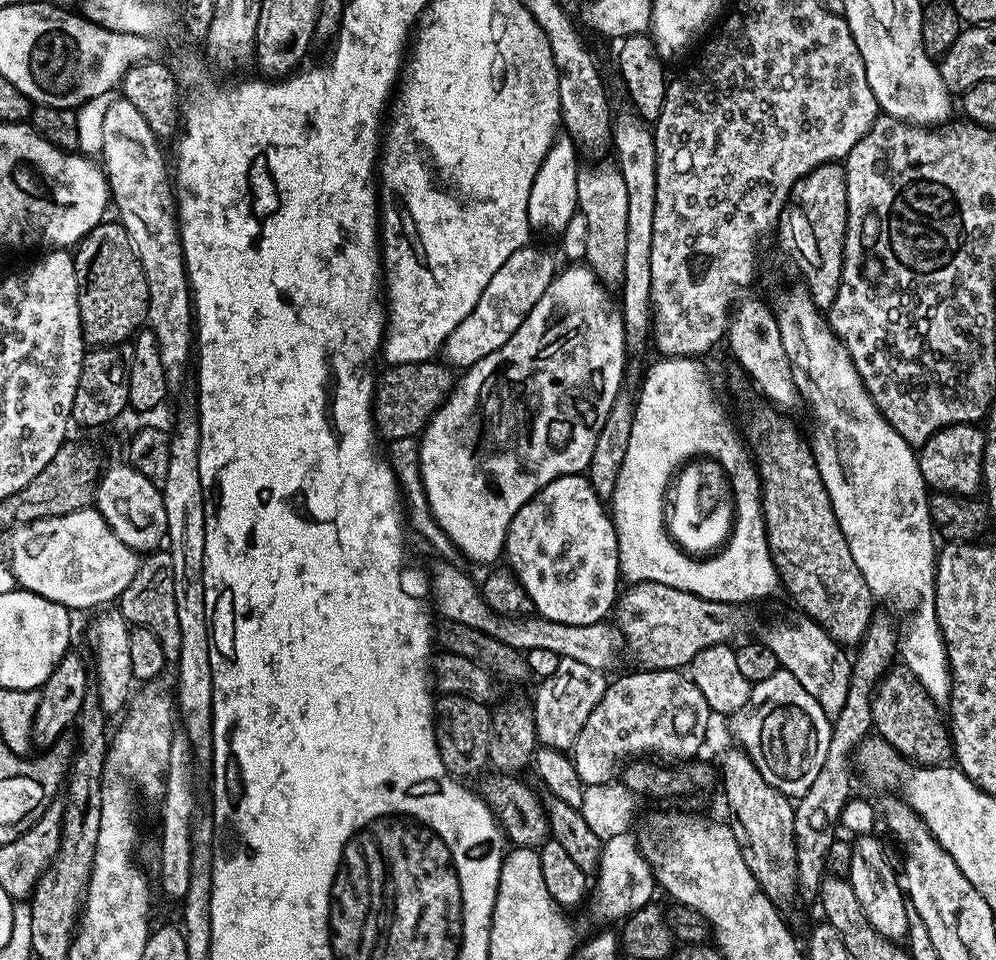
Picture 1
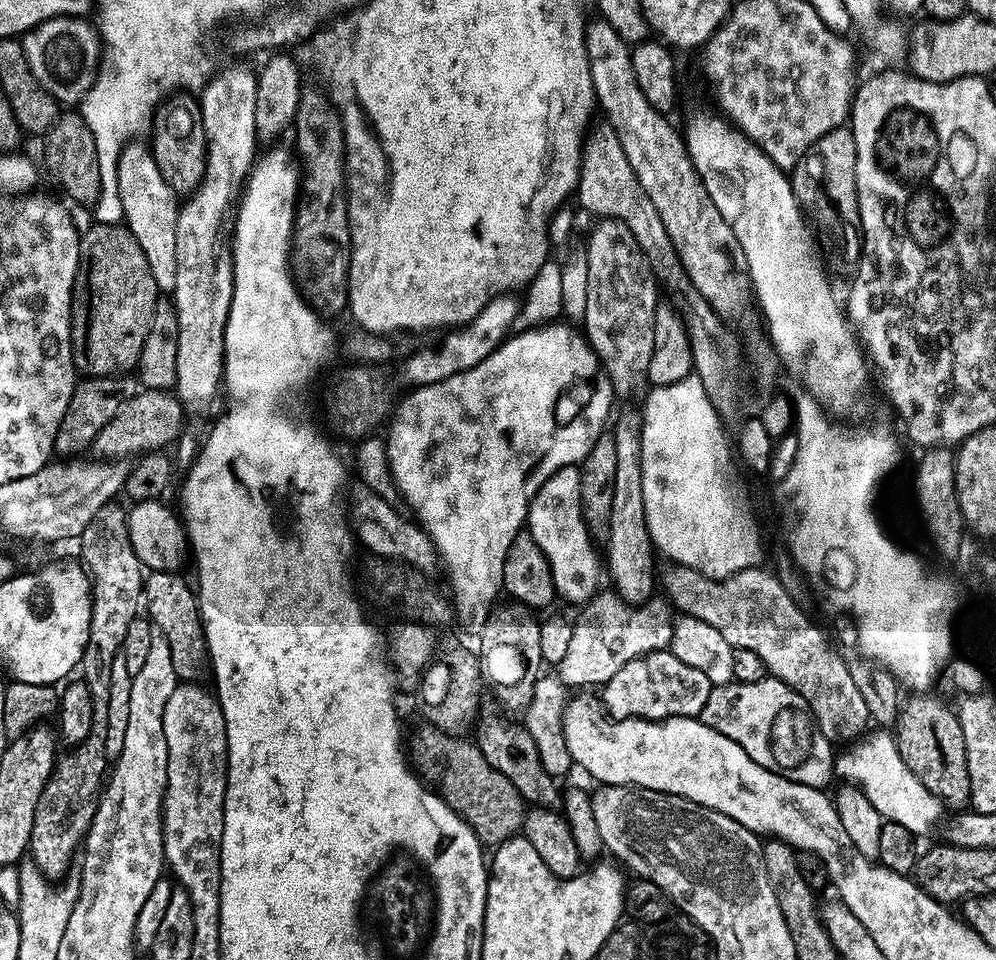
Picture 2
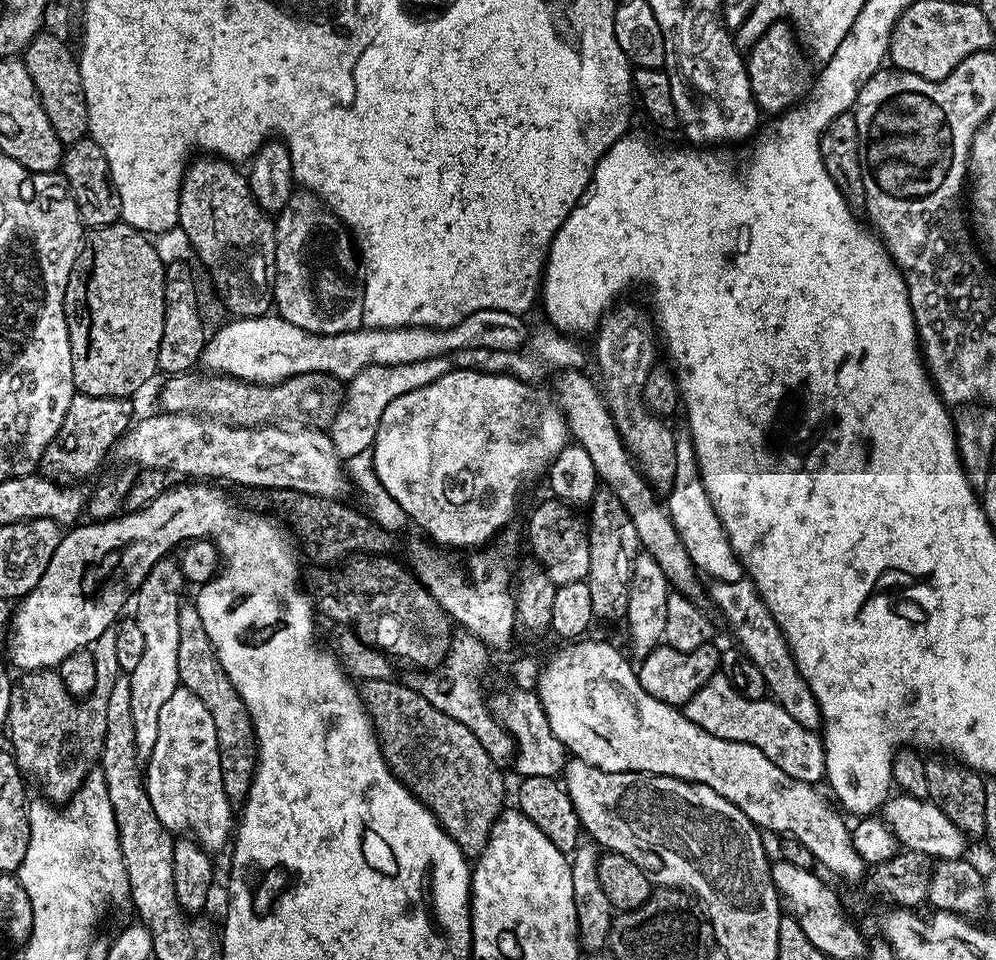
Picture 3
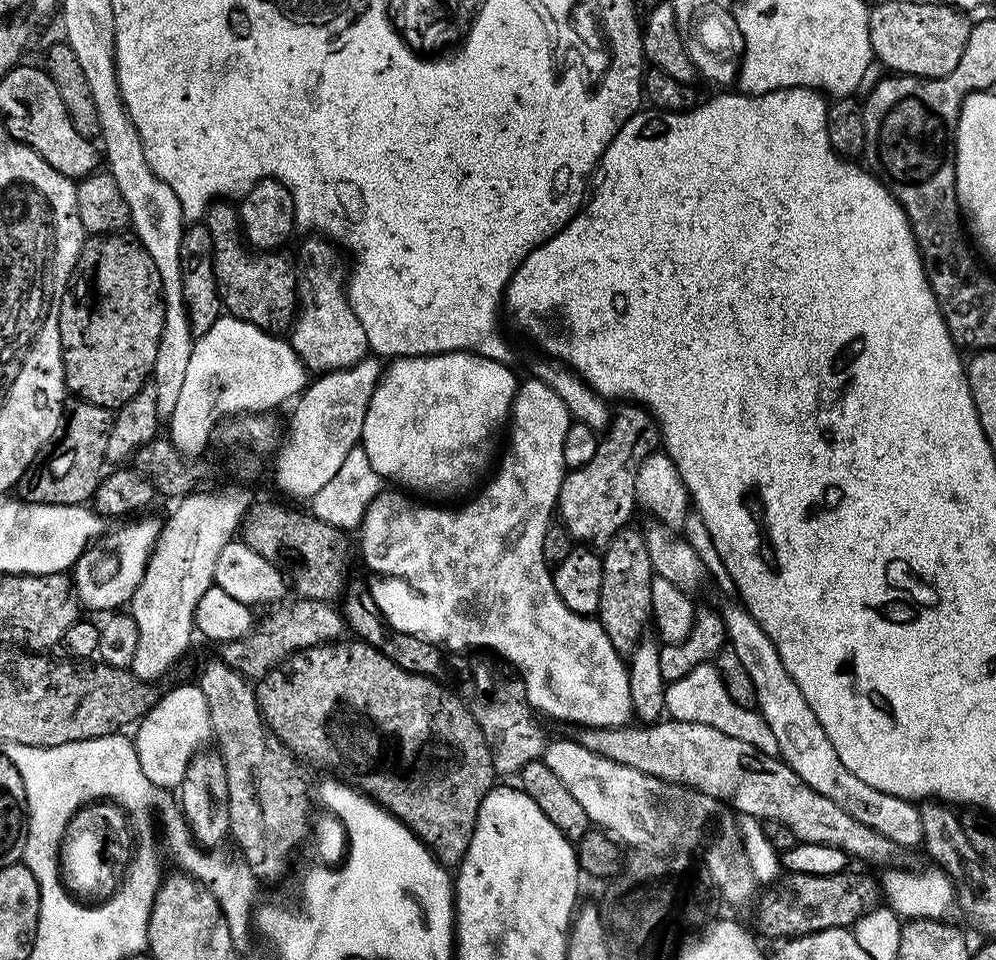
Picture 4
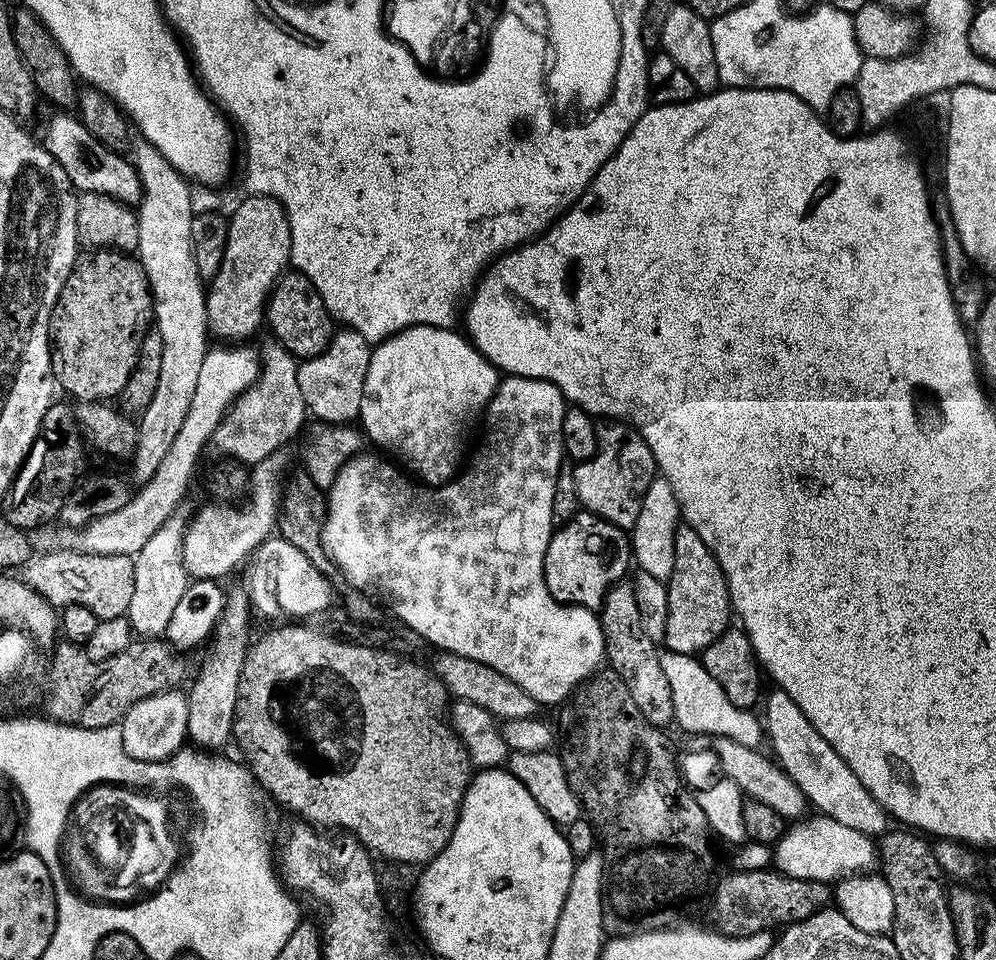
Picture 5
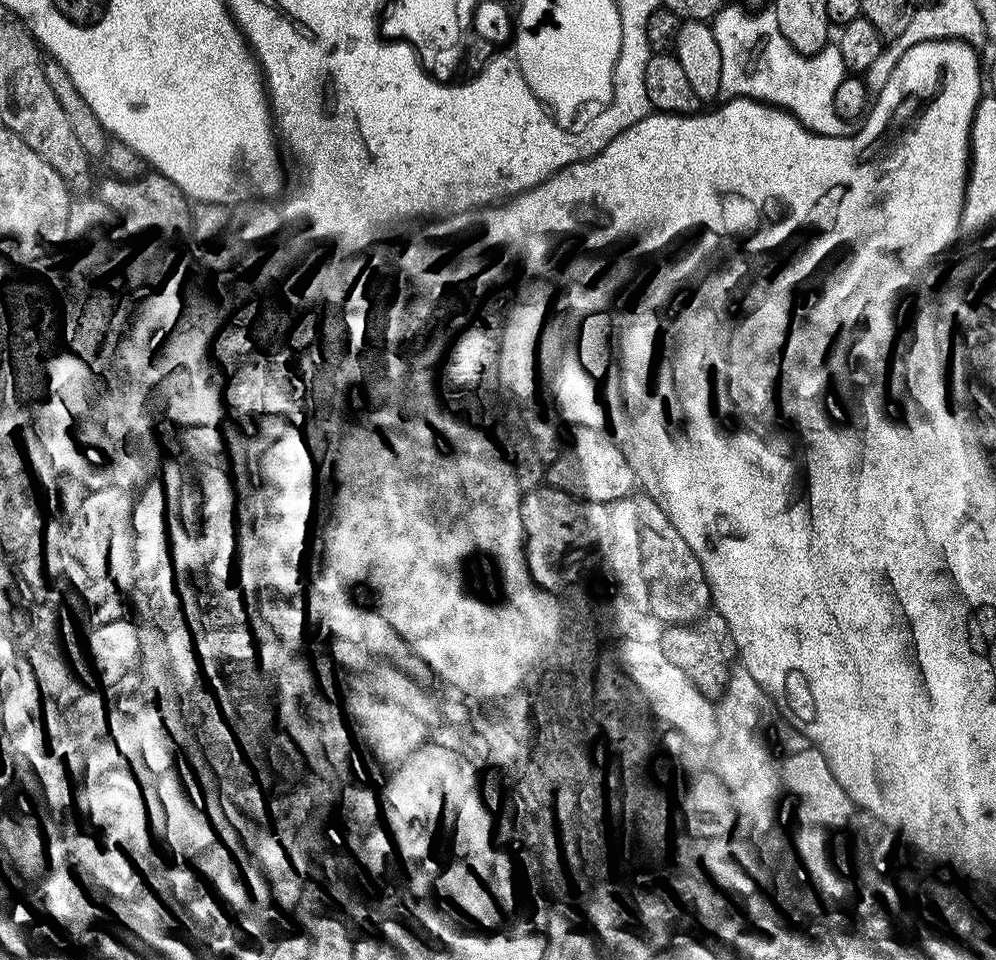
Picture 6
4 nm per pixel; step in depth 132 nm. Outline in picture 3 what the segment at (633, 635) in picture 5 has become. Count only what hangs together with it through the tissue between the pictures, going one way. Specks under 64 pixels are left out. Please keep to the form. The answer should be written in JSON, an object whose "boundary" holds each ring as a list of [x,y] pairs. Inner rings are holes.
{"boundary":[[[601,487],[592,495],[586,511],[588,511],[586,535],[590,546],[590,566],[586,583],[592,615],[597,621],[620,622],[627,614],[628,584],[631,582],[632,564],[641,549],[640,539],[634,530],[634,522],[626,506],[622,506],[618,494],[614,494],[608,487]]]}

